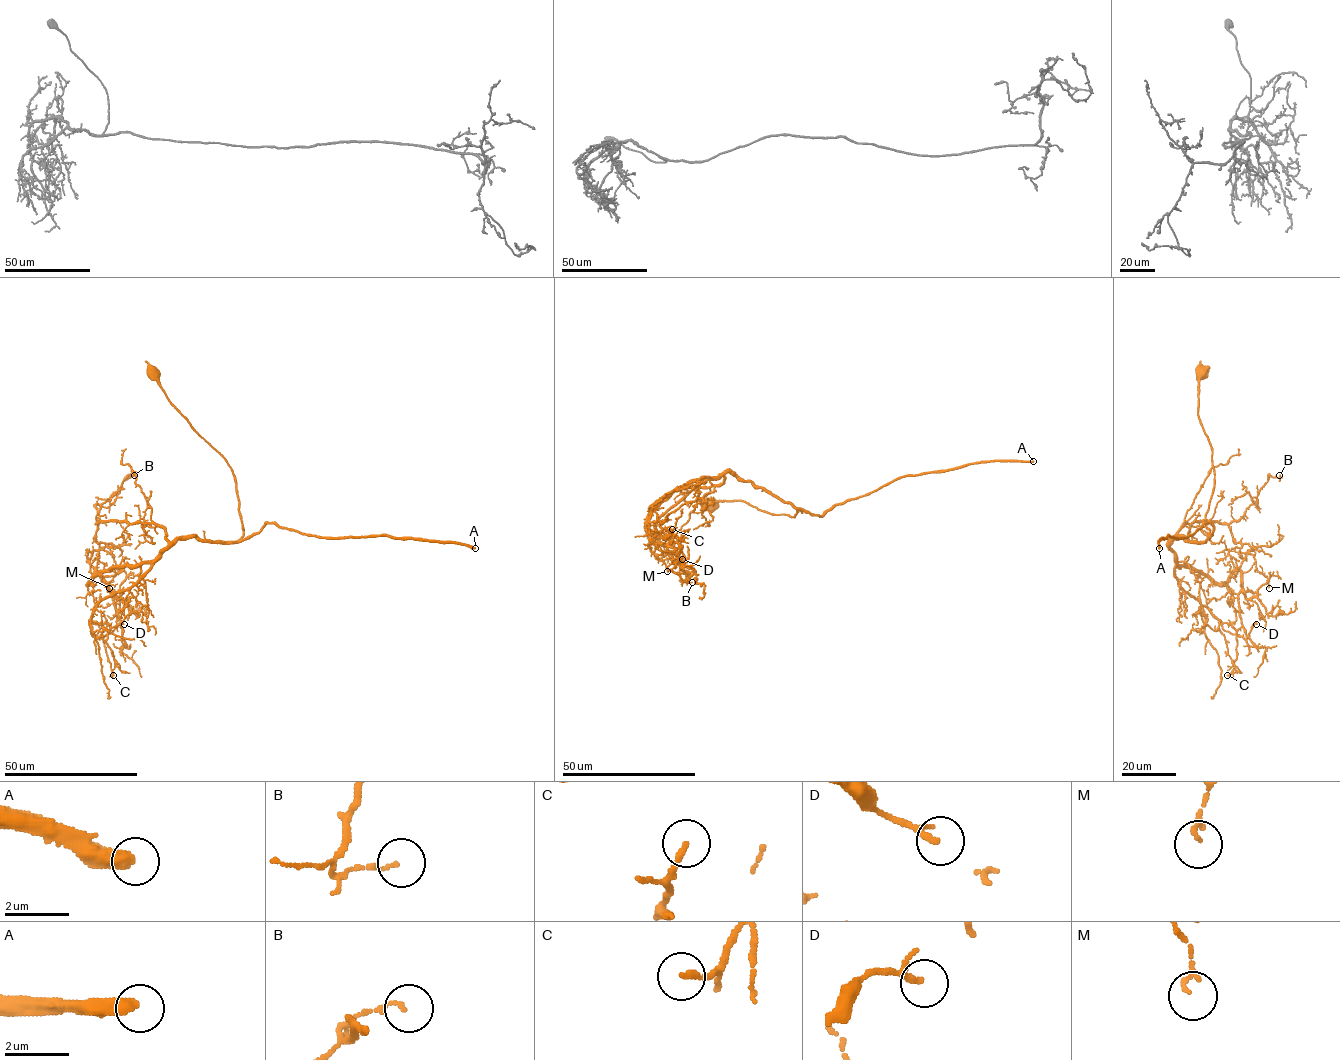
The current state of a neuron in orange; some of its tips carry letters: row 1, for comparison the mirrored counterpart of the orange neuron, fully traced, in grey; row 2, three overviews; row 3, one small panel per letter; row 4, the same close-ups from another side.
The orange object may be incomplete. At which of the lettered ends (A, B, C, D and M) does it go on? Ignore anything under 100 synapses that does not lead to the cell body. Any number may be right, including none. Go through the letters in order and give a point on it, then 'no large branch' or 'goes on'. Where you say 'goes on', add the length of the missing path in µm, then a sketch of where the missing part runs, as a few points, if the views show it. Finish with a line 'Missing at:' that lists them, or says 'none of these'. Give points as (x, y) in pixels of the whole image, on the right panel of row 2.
A: place (1159, 548); goes on; missing 250 µm
B: place (1279, 475); no large branch
C: place (1227, 675); no large branch
D: place (1256, 624); no large branch
M: place (1269, 588); no large branch
Missing at: A

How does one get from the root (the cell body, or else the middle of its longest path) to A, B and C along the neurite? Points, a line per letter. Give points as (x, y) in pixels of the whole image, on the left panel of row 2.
A: (152, 373), (169, 402), (230, 467), (242, 539), (275, 523), (316, 536), (387, 536), (475, 548)
B: (152, 373), (230, 467), (243, 535), (169, 542), (153, 524), (96, 524), (95, 505), (109, 506), (134, 475)
C: (152, 373), (230, 467), (243, 535), (182, 536), (95, 607), (89, 623), (109, 627), (113, 675)

